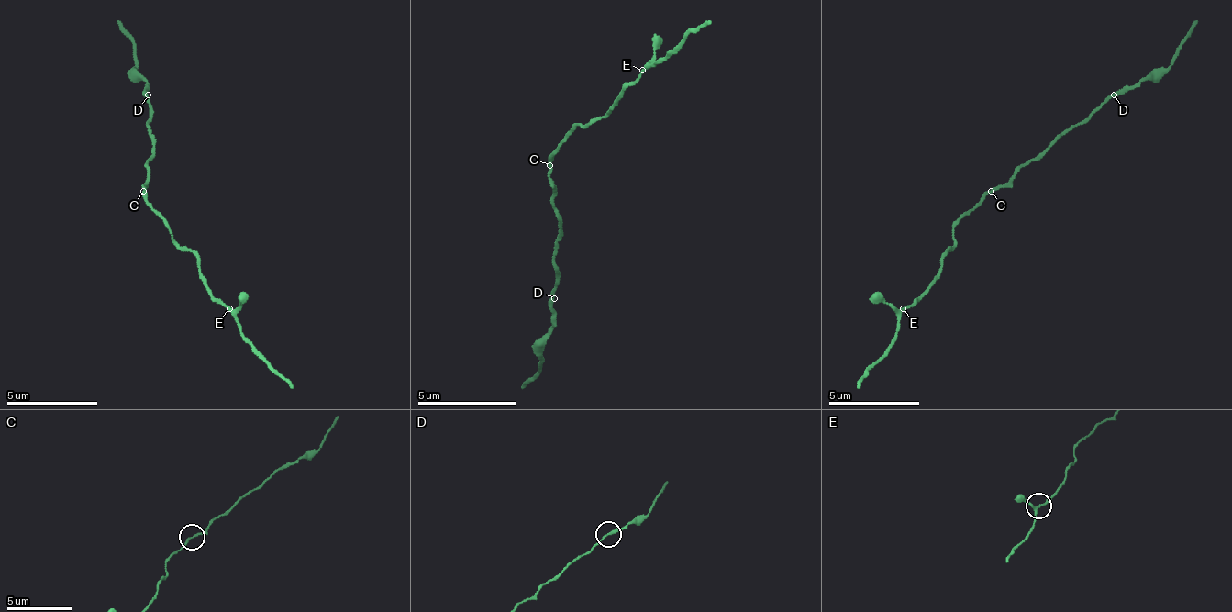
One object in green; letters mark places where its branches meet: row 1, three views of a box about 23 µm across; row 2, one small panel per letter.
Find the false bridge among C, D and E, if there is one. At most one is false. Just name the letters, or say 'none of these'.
none of these

